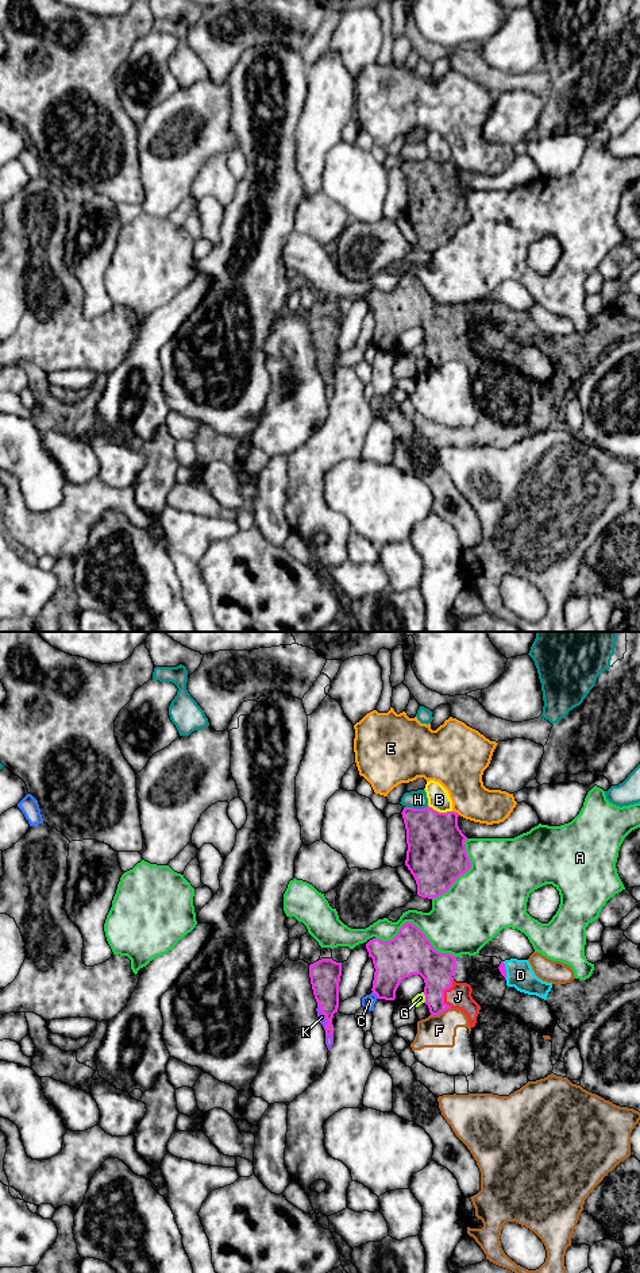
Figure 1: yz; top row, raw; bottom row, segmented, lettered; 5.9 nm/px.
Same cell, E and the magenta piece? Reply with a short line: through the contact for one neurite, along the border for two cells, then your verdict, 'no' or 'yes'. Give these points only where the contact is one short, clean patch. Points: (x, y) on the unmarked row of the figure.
yz (452, 162), (459, 166) | no

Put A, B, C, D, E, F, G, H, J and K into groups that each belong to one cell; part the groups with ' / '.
A / B / C / D J K / E / F / G / H

